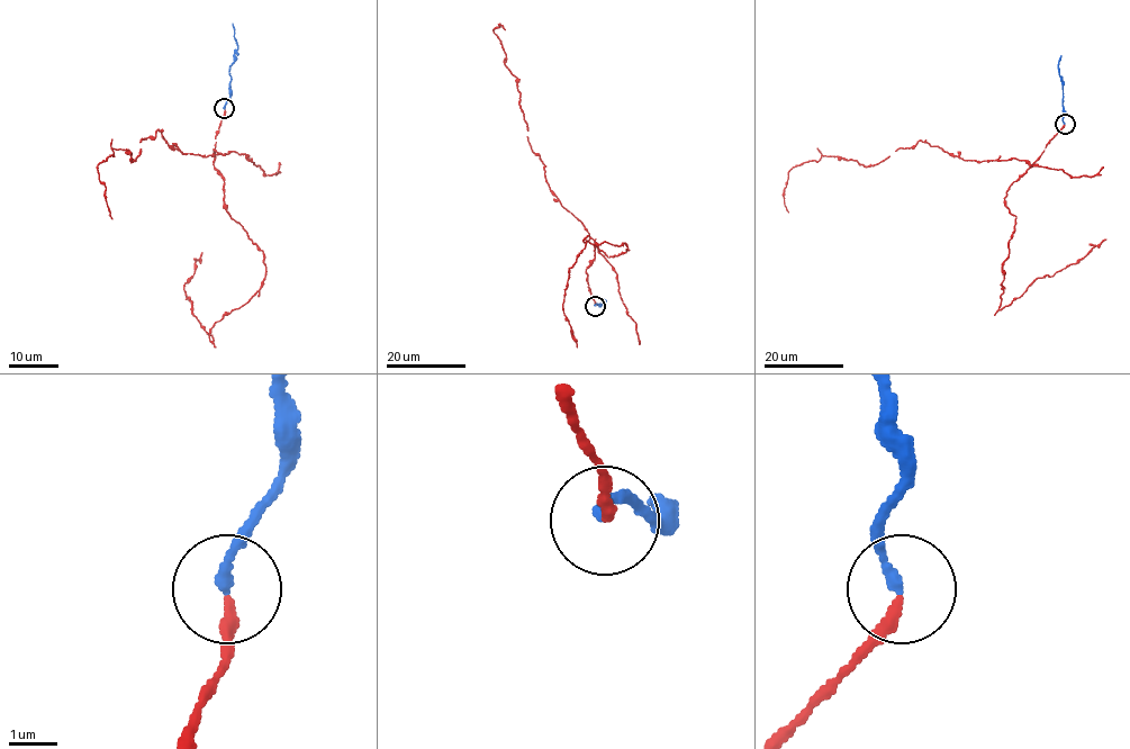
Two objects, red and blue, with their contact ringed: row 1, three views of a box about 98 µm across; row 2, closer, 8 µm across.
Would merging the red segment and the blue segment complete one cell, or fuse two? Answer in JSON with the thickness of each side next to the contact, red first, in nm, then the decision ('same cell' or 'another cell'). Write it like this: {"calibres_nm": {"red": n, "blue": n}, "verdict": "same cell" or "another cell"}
{"calibres_nm": {"red": 240, "blue": 220}, "verdict": "another cell"}

